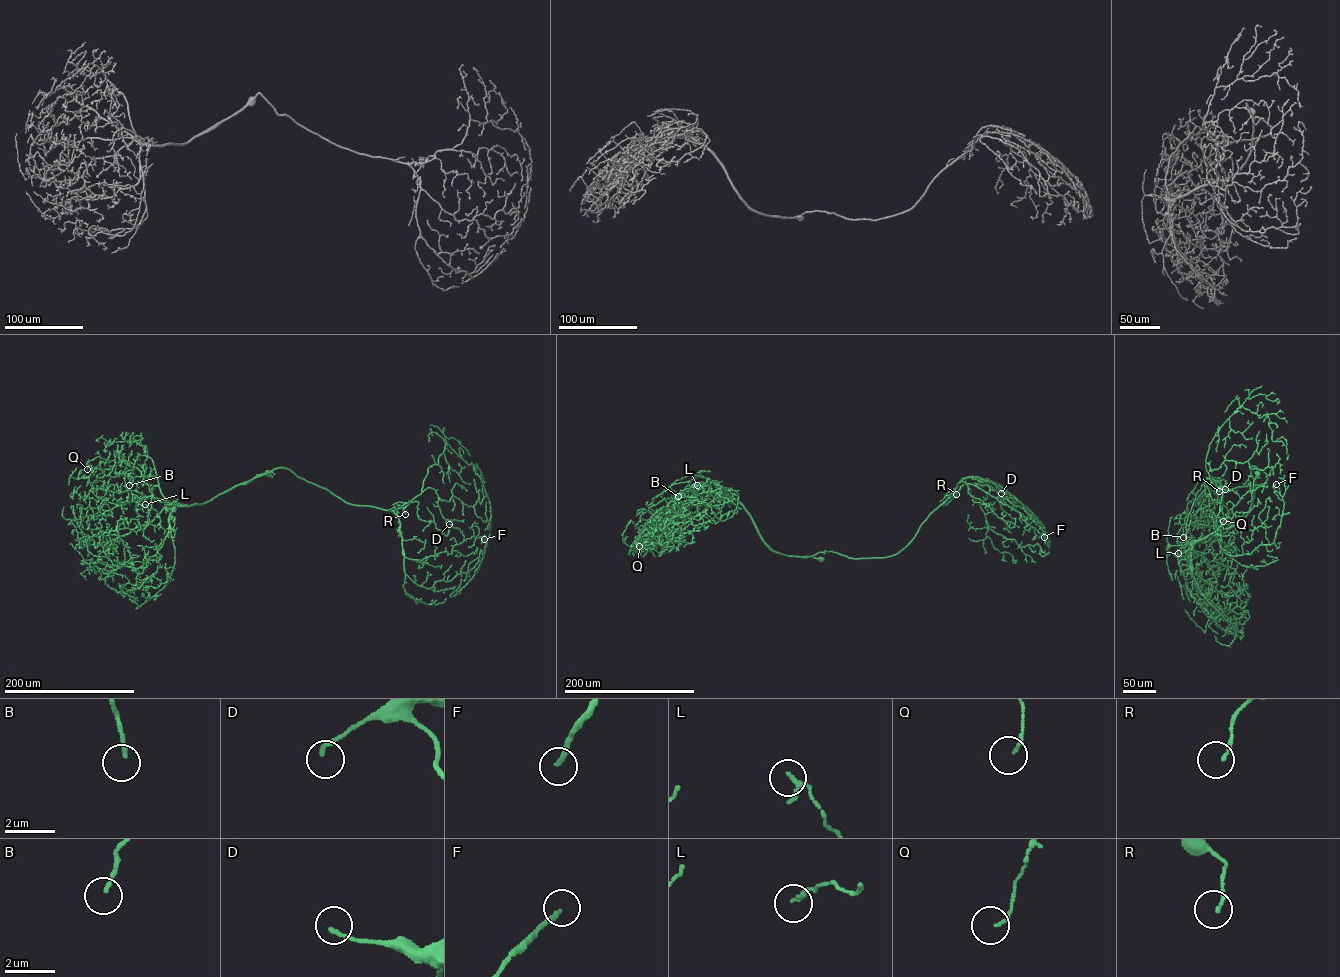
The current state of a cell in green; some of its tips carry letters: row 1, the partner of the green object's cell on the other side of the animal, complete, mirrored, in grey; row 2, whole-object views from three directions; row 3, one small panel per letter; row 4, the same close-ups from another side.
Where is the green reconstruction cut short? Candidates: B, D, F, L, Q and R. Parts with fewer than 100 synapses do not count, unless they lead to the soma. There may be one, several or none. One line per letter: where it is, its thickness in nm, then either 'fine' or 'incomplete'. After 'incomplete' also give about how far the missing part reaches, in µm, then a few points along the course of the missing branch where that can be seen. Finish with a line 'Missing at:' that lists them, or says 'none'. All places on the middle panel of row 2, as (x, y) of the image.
B: at (678, 496); 160 nm thick; fine
D: at (1001, 493); 160 nm thick; fine
F: at (1044, 537); 200 nm thick; fine
L: at (697, 485); 140 nm thick; fine
Q: at (639, 546); 90 nm thick; fine
R: at (956, 494); 110 nm thick; fine
Missing at: none

